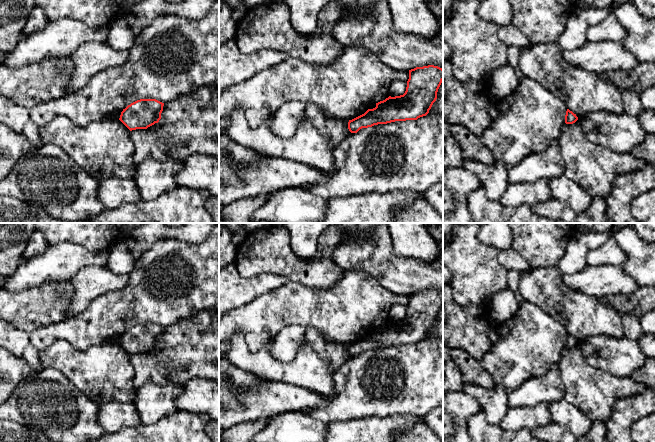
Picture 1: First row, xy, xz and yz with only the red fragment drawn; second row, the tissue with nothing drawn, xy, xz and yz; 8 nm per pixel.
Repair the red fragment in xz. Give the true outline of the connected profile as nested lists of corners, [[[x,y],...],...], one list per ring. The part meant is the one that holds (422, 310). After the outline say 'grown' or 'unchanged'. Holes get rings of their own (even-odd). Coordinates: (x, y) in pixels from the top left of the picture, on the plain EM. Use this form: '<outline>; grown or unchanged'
[[[428,289],[409,294],[405,317],[395,321],[389,320],[376,327],[375,332],[349,344],[349,355],[357,357],[362,352],[378,348],[417,344],[426,340],[437,323],[442,305],[443,293],[438,290]]]; unchanged

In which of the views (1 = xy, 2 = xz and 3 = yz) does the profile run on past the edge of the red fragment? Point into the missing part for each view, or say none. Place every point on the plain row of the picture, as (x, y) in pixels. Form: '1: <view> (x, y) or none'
1: none
2: none
3: none

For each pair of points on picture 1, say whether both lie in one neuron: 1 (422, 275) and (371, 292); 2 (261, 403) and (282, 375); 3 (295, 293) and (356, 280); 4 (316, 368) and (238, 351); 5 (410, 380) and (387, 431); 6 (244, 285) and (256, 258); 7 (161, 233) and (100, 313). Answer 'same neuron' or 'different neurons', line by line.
1: different neurons
2: different neurons
3: same neuron
4: same neuron
5: different neurons
6: different neurons
7: different neurons

